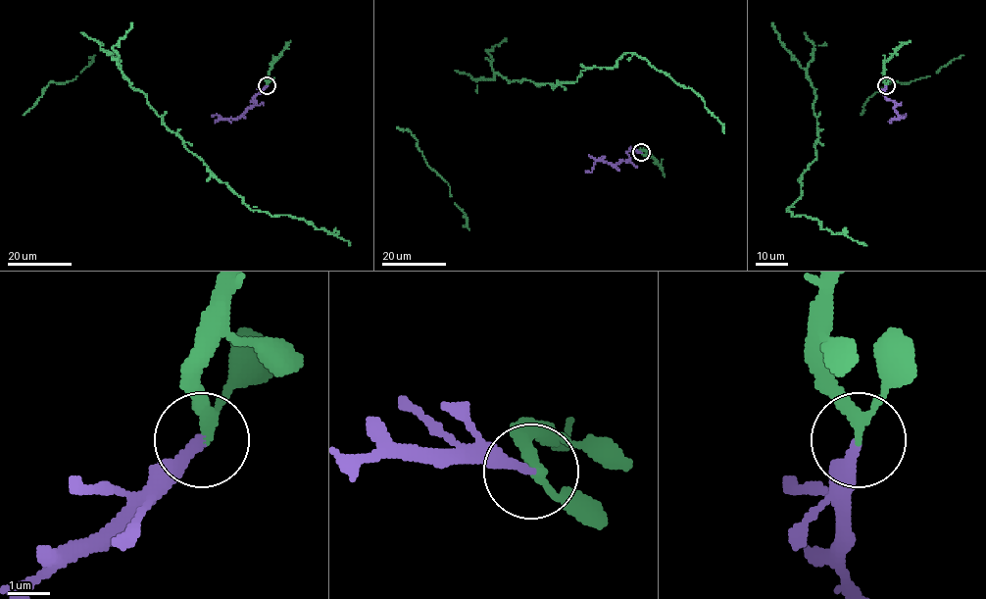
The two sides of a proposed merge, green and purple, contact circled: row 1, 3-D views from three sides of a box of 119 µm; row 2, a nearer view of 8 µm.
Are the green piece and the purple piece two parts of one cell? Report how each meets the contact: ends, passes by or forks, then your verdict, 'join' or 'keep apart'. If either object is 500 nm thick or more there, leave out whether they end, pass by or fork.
green passes by | purple ends | join

